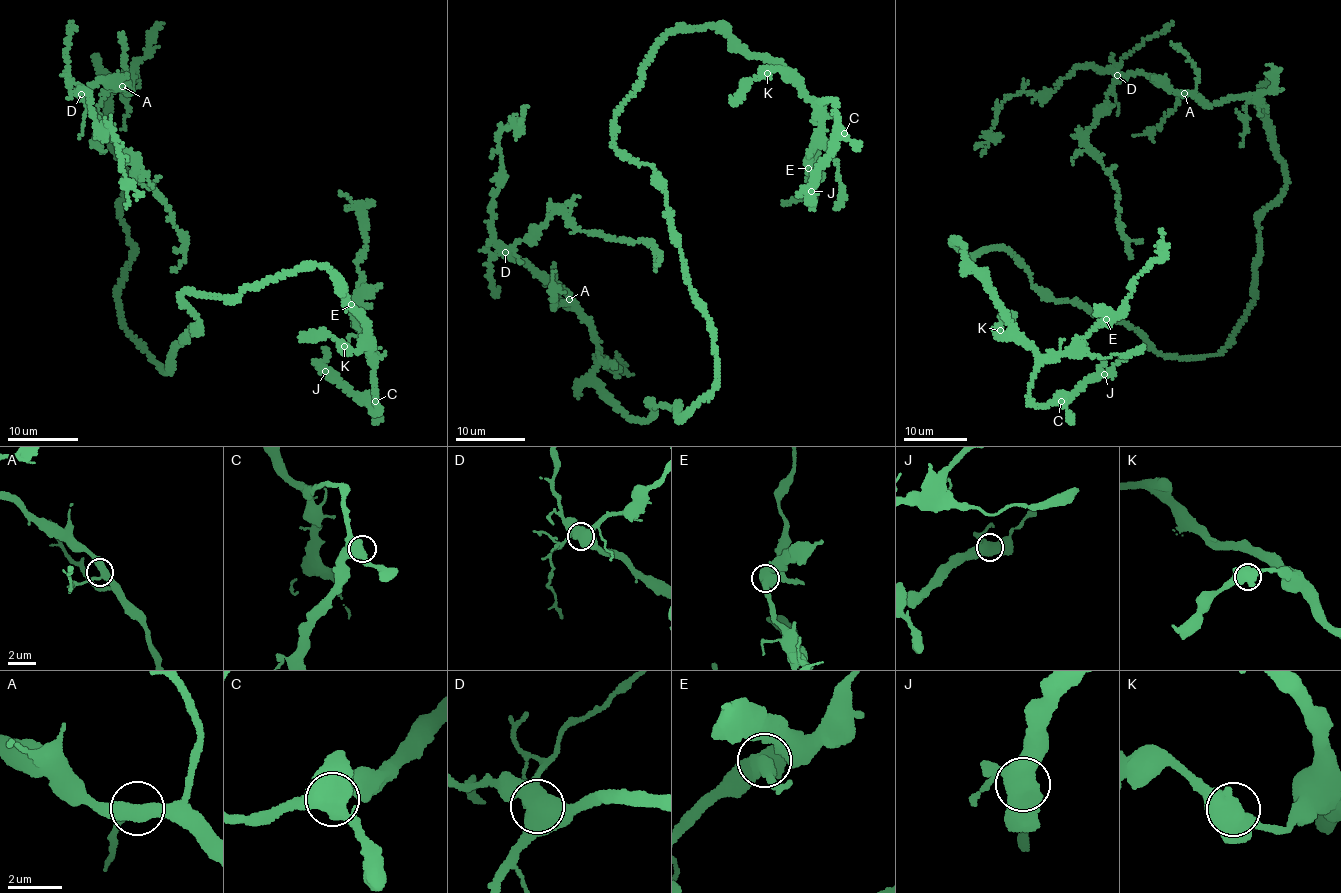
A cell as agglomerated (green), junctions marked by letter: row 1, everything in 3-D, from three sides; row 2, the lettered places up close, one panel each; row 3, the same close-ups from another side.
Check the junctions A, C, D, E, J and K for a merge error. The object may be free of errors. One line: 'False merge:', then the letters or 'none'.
False merge: none

